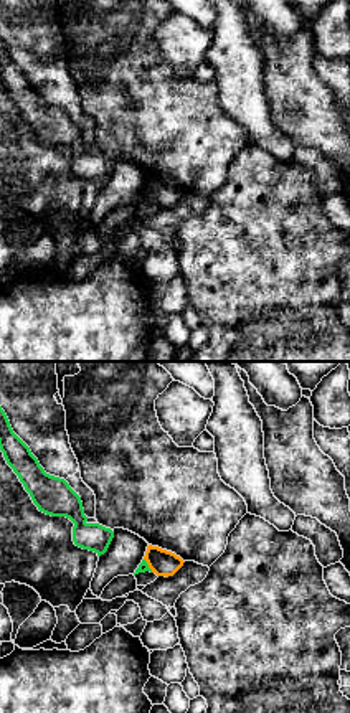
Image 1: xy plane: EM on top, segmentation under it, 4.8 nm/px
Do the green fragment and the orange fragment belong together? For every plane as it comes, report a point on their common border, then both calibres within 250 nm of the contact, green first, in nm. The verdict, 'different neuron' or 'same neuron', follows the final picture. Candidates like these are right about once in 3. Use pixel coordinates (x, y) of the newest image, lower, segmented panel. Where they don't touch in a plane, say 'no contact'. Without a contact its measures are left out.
contact (147, 565); calibres 50 and 130 nm

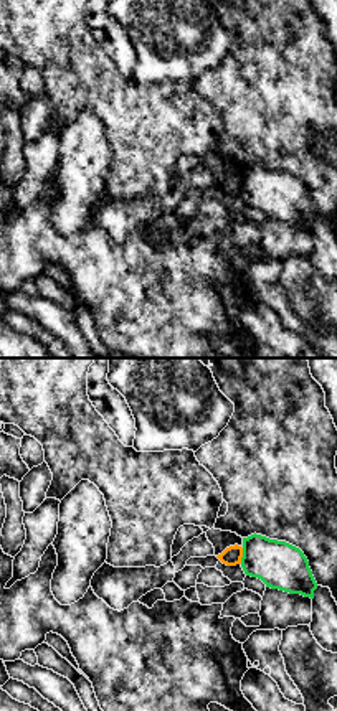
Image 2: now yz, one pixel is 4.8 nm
contact (243, 556); calibres 220 and 90 nm

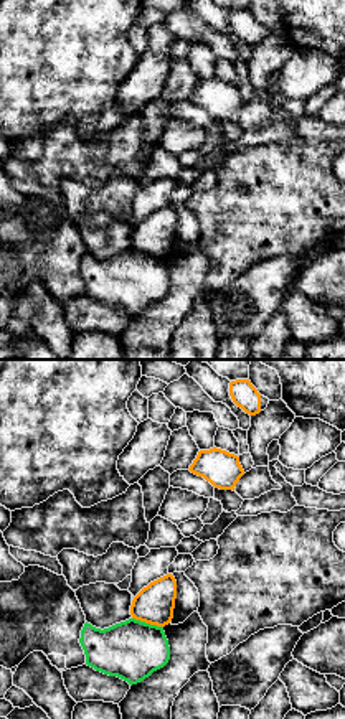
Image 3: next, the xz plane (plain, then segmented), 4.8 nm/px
contact (147, 624); calibres 300 and 190 nm

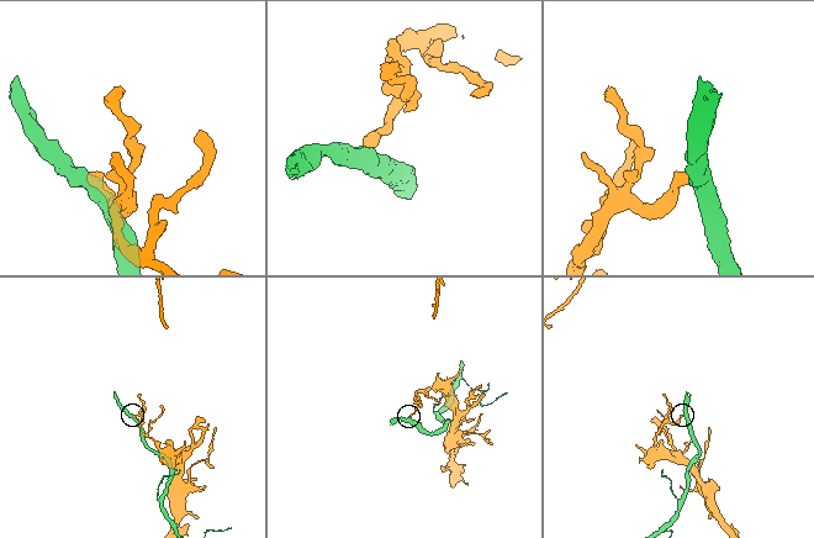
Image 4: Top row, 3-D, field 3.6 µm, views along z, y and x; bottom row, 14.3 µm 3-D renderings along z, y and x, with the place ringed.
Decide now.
different neuron

